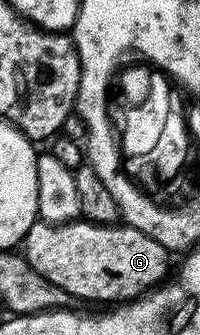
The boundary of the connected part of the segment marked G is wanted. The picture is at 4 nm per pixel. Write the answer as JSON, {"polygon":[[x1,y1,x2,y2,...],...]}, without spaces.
{"polygon":[[85,220,65,225,34,222,20,243,20,253,44,280,52,280,56,288,64,288,71,299,106,302,102,304,121,304,153,290,167,277,172,259,156,240,136,228,125,224,99,226]]}

